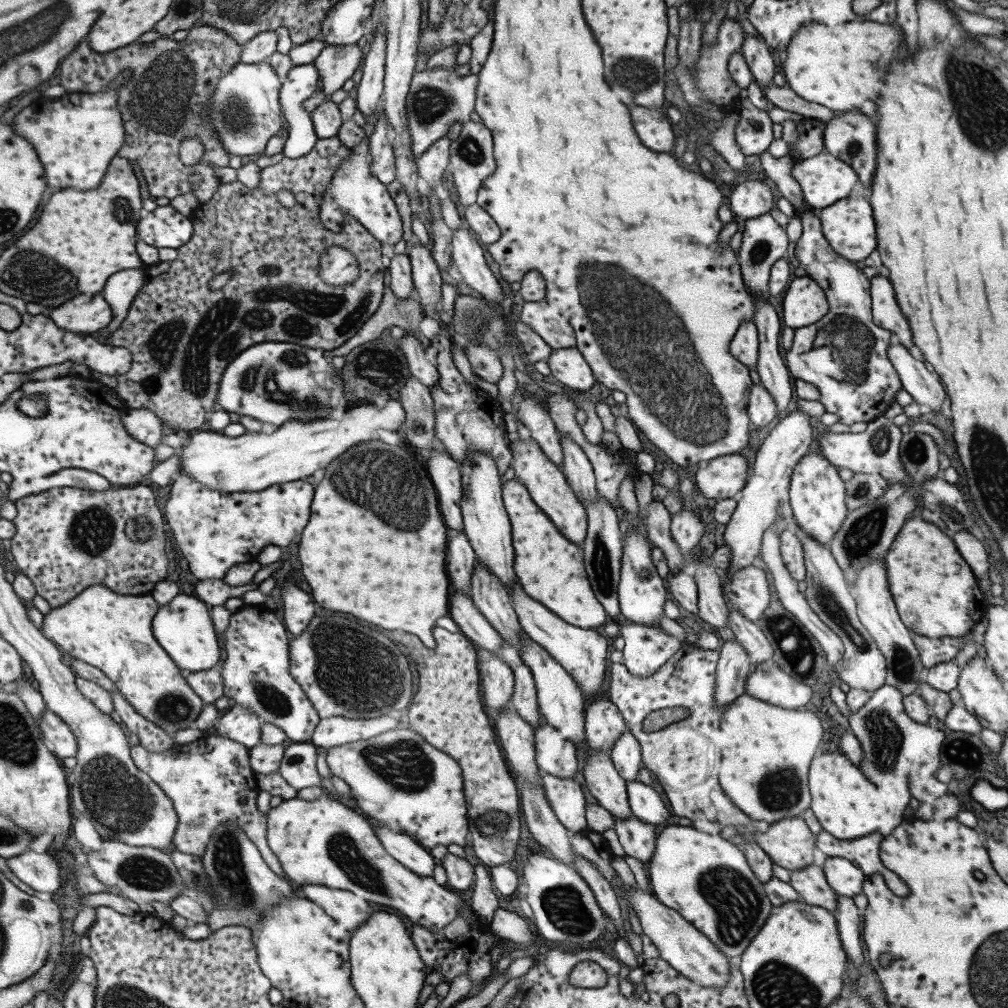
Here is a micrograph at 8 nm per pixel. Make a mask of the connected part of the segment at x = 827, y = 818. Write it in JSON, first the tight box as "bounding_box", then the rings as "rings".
{"bounding_box":[808,752,878,840],"rings":[[[824,752],[816,754],[810,763],[808,787],[811,797],[810,808],[822,828],[842,840],[859,839],[877,830],[878,790],[870,784],[858,765],[843,753]]]}

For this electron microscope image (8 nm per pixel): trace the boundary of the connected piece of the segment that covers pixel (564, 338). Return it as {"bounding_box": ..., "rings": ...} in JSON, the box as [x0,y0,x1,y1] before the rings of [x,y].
{"bounding_box":[520,299,576,350],"rings":[[[543,299],[539,302],[526,302],[520,321],[535,330],[554,350],[576,346],[574,329],[561,310]]]}

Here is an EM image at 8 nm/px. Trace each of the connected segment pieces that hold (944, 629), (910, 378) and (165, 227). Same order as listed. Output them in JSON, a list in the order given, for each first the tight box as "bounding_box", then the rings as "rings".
[{"bounding_box":[886,520,986,638],"rings":[[[906,520],[886,554],[886,568],[896,608],[912,633],[958,638],[971,632],[986,612],[986,600],[972,570],[958,554],[952,538],[930,522]]]},{"bounding_box":[887,343,947,413],"rings":[[[900,343],[890,345],[887,353],[913,402],[932,413],[947,410],[945,385],[936,371],[932,371],[926,362],[914,359]]]},{"bounding_box":[137,205,193,249],"rings":[[[170,205],[144,213],[137,224],[138,238],[158,249],[180,248],[191,240],[193,230],[192,220]]]}]

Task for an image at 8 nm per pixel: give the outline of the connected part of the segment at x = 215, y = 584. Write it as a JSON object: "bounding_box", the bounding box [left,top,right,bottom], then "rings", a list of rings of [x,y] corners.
{"bounding_box":[196,579,259,606],"rings":[[[223,579],[199,580],[196,585],[197,597],[203,600],[206,605],[222,606],[229,598],[240,598],[249,590],[258,589],[259,584],[248,583],[242,586],[228,586]]]}

